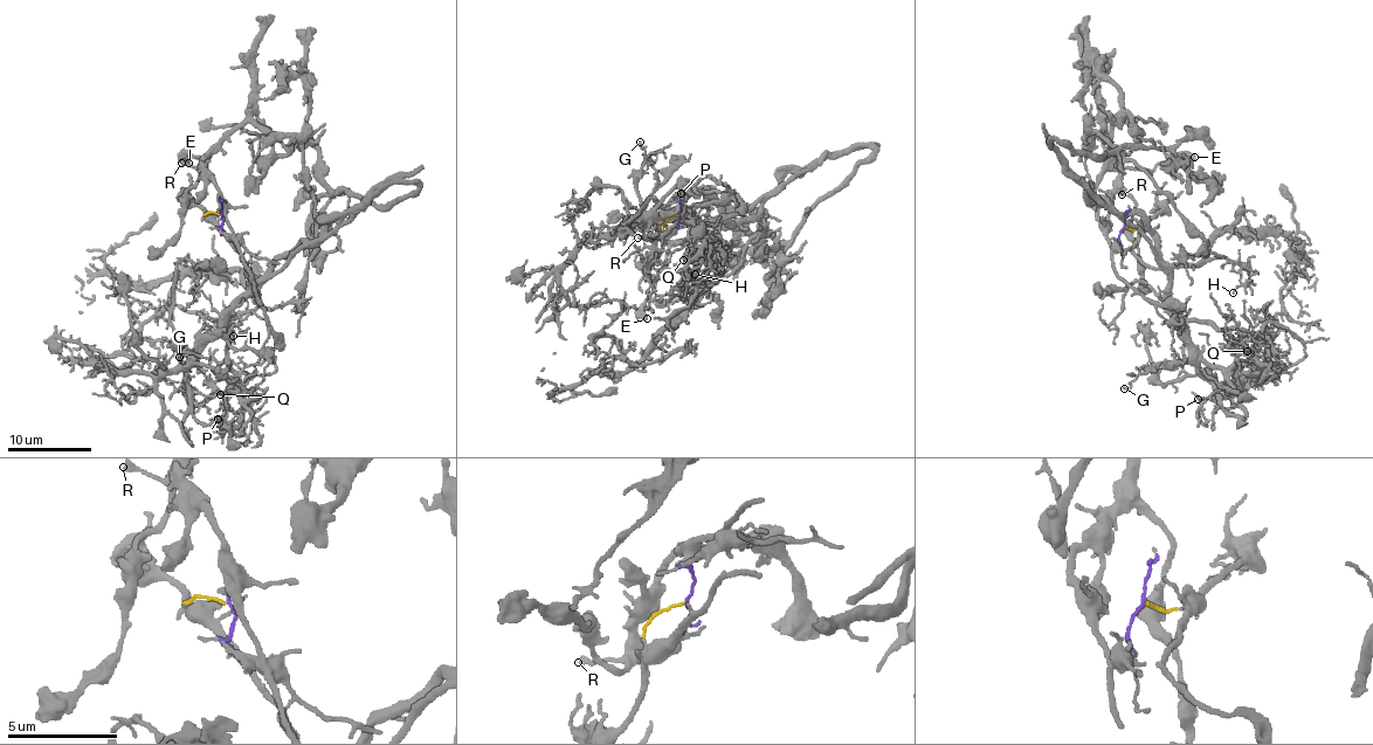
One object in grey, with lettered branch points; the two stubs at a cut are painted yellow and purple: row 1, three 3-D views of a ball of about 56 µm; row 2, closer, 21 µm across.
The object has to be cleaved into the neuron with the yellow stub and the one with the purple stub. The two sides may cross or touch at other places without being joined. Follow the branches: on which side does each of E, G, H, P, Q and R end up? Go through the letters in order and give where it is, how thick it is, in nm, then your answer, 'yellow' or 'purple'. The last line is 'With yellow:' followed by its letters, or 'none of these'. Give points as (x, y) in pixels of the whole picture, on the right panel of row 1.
E: place (1194, 157); calibre 550 nm; purple
G: place (1124, 388); calibre 130 nm; yellow
H: place (1233, 292); calibre 100 nm; yellow
P: place (1198, 399); calibre 90 nm; yellow
Q: place (1247, 351); calibre 170 nm; yellow
R: place (1122, 194); calibre 220 nm; purple
With yellow: G, H, P, Q

